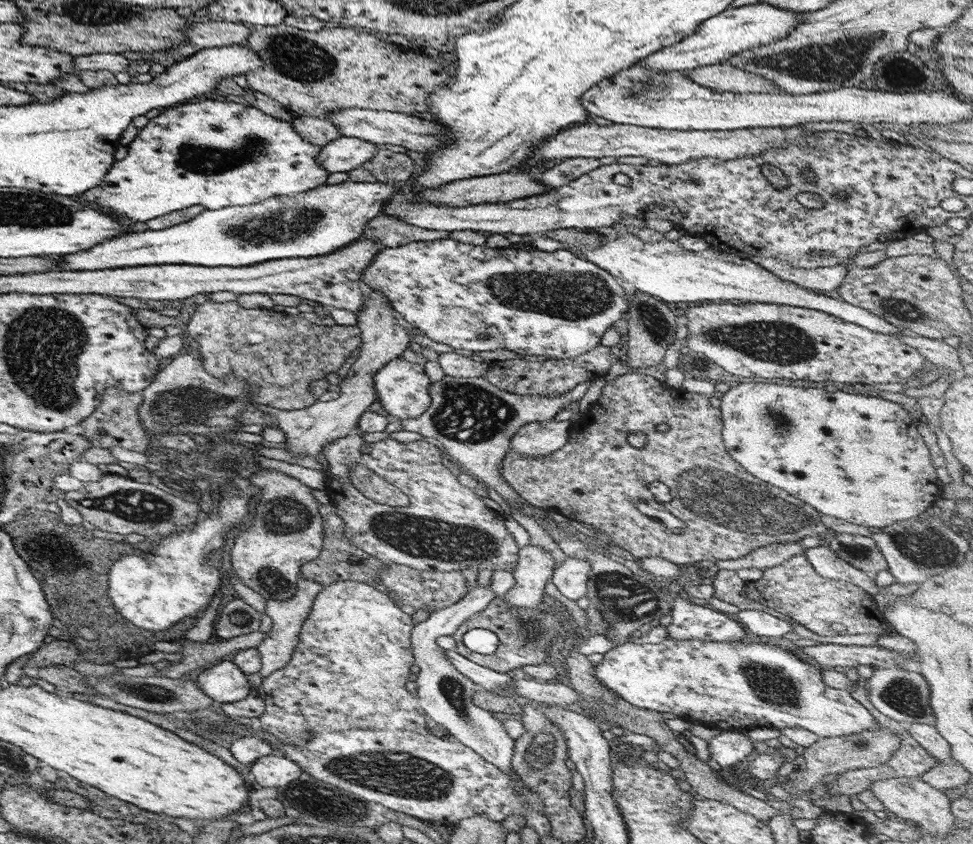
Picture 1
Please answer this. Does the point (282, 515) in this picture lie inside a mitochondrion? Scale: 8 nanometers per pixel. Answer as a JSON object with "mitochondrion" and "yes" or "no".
{"mitochondrion":"yes"}

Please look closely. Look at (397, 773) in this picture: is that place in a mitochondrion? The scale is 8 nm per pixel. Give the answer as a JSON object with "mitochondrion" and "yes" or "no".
{"mitochondrion":"yes"}

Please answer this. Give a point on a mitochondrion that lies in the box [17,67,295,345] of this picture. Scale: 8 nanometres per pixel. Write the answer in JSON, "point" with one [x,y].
{"point":[205,159]}

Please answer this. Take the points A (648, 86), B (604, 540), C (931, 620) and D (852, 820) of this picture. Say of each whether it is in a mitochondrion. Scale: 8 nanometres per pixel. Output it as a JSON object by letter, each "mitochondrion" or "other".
{"A":"mitochondrion","B":"other","C":"other","D":"other"}

